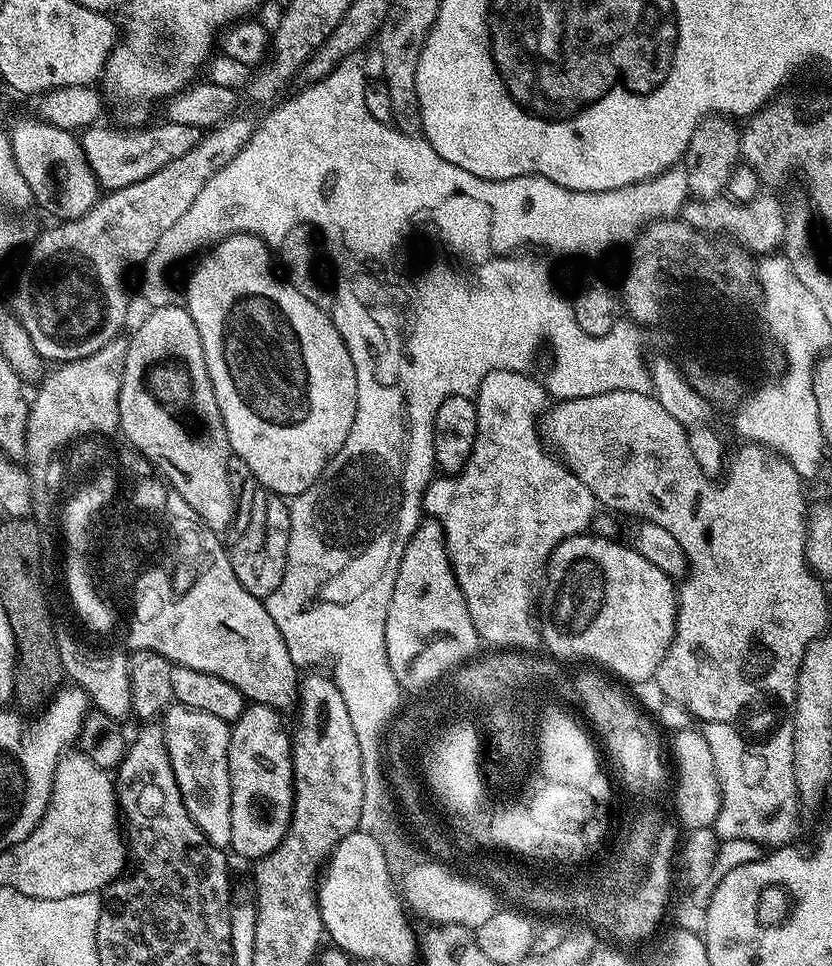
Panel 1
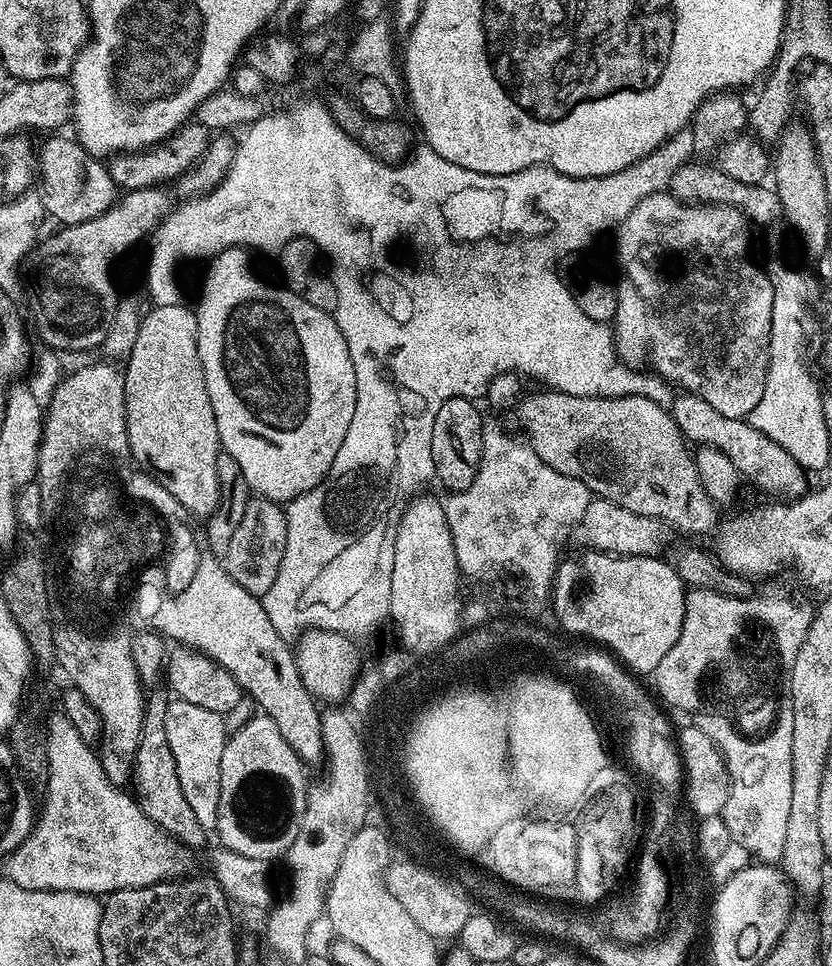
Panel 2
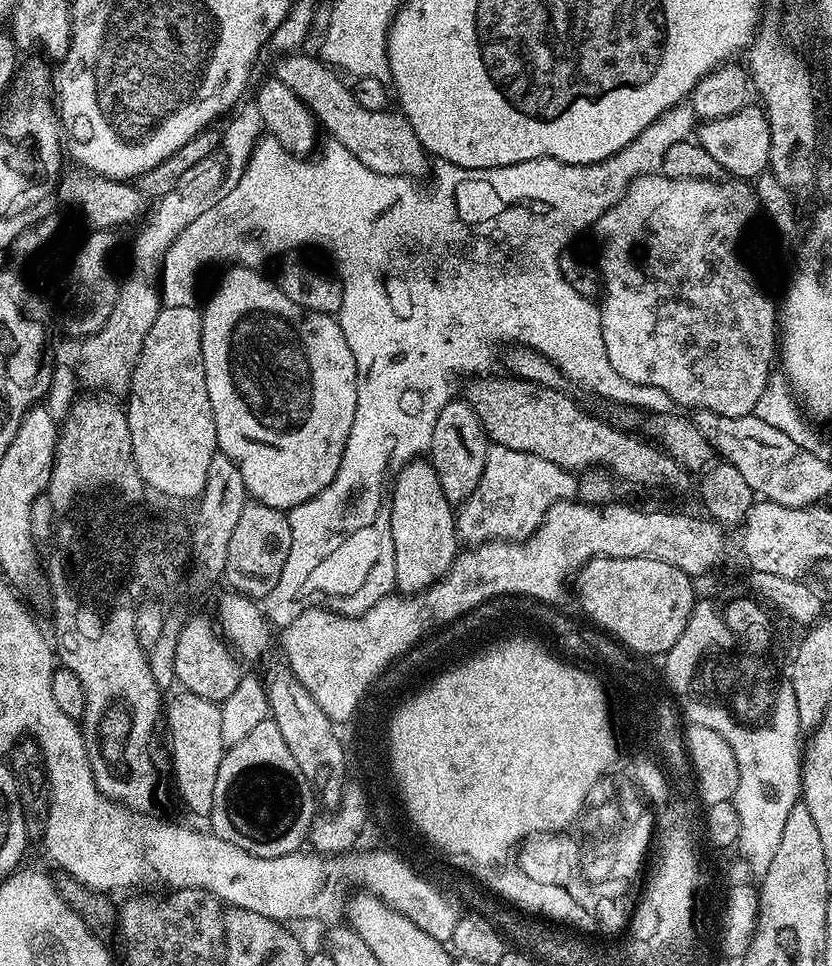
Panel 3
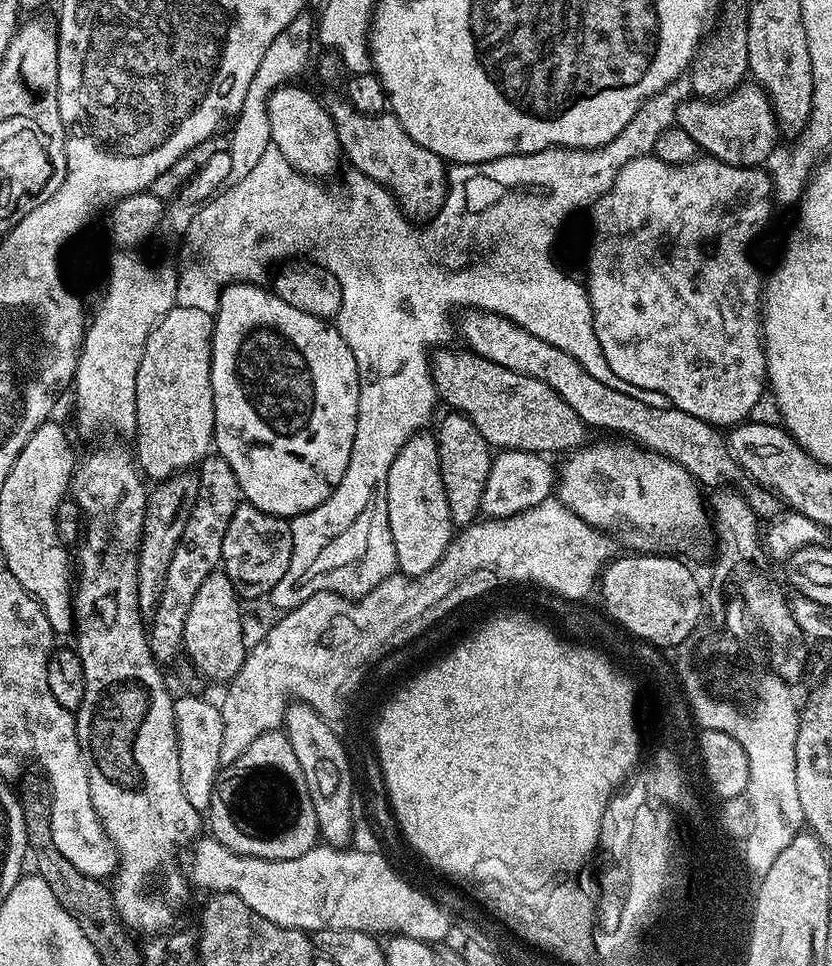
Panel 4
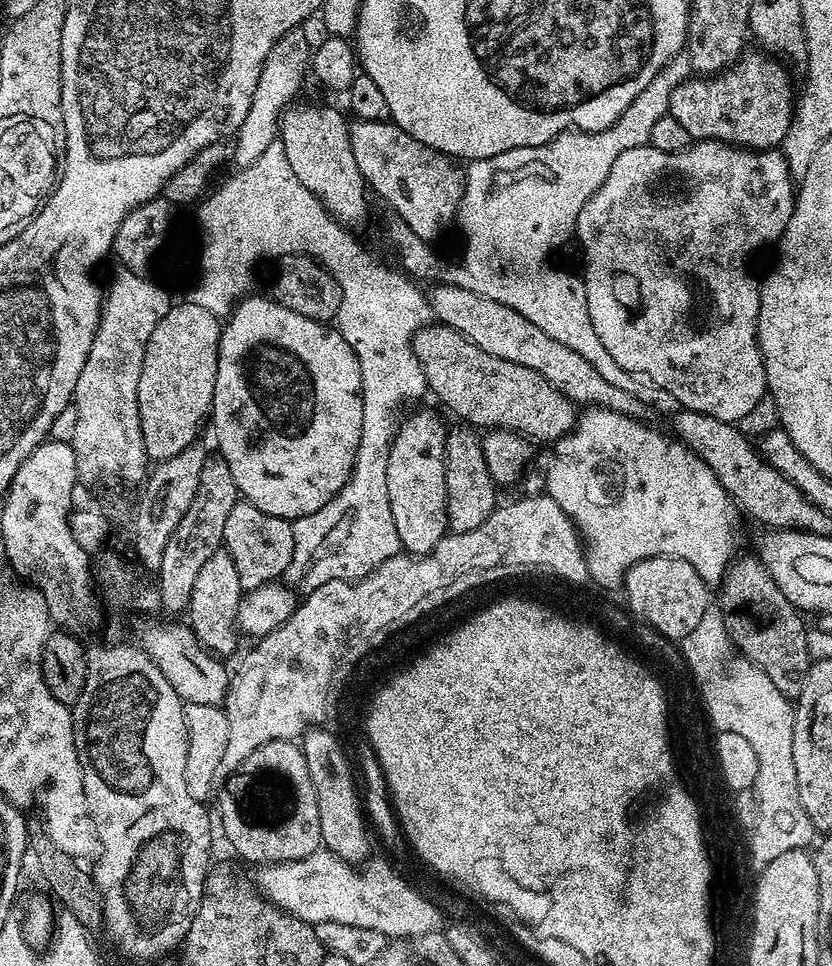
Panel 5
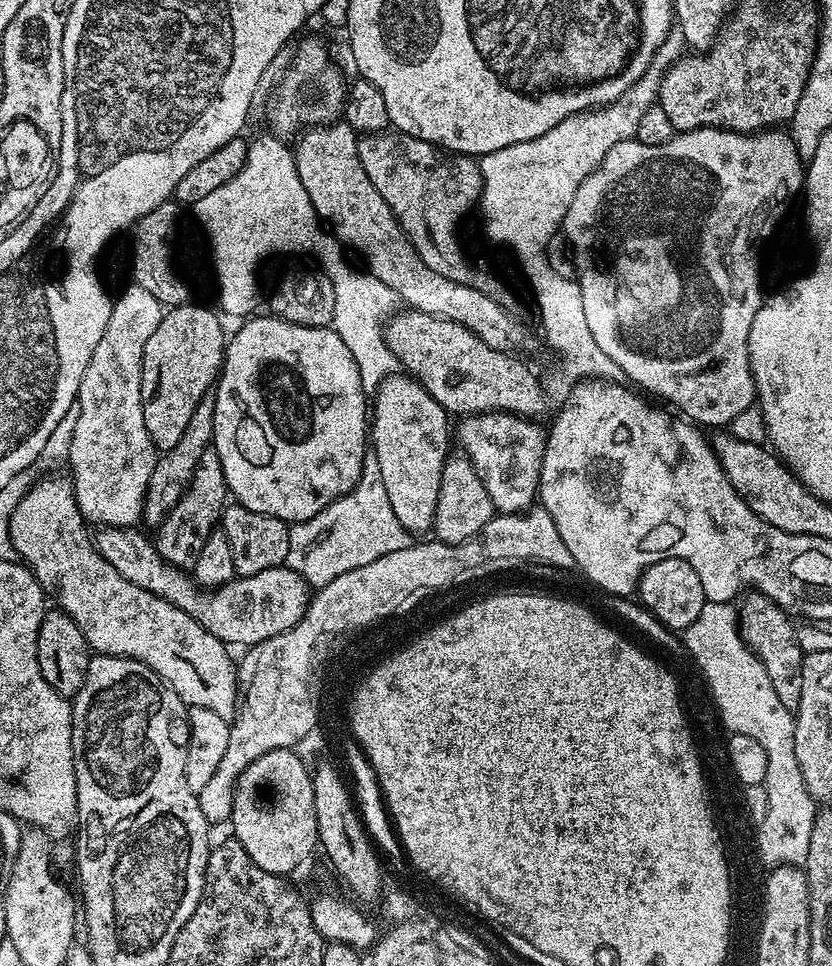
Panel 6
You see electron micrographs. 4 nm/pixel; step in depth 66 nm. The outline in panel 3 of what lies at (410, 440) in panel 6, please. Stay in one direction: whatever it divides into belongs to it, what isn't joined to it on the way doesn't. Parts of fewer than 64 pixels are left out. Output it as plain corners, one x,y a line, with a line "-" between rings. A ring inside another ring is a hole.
427,459
406,465
397,476
395,473
388,517
394,538
396,588
404,594
419,594
444,579
458,555
456,512
442,494
438,474

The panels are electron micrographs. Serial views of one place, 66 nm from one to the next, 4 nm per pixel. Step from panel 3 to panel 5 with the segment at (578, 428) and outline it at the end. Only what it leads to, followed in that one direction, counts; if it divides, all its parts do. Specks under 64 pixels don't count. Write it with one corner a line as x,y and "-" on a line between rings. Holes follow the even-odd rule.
432,322
419,328
412,335
412,349
424,371
427,391
433,392
454,415
461,416
465,425
519,432
532,442
555,442
572,431
576,423
578,412
572,401
550,386
538,370
494,358
494,354
486,354
486,350
445,324

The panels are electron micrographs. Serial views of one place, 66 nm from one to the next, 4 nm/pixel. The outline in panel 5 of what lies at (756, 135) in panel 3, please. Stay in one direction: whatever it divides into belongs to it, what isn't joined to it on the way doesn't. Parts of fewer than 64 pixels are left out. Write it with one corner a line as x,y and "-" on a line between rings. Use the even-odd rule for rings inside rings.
745,51
719,74
689,78
676,85
670,94
668,115
682,122
693,141
721,140
753,150
776,150
783,145
794,111
794,88
792,92
788,72
779,59
755,51

